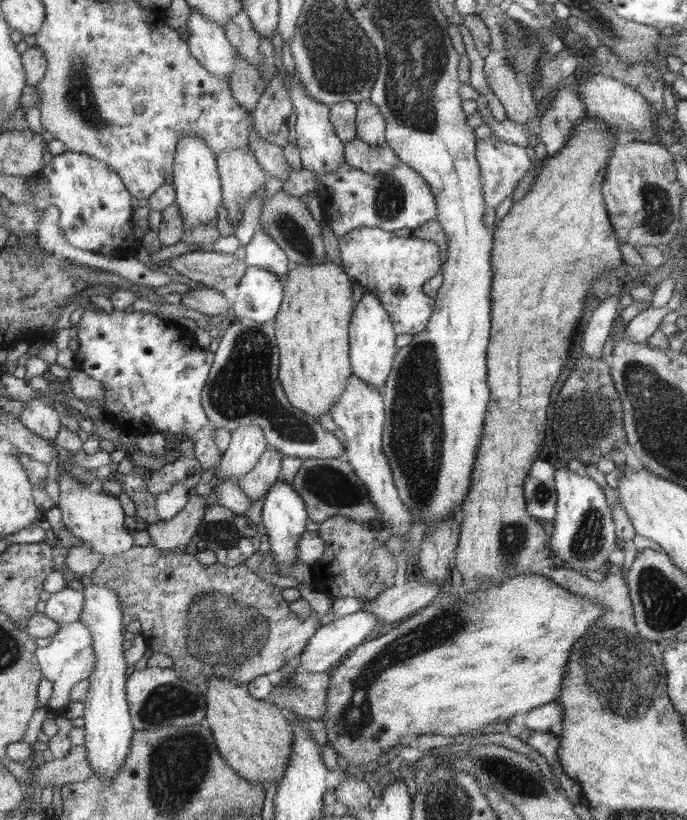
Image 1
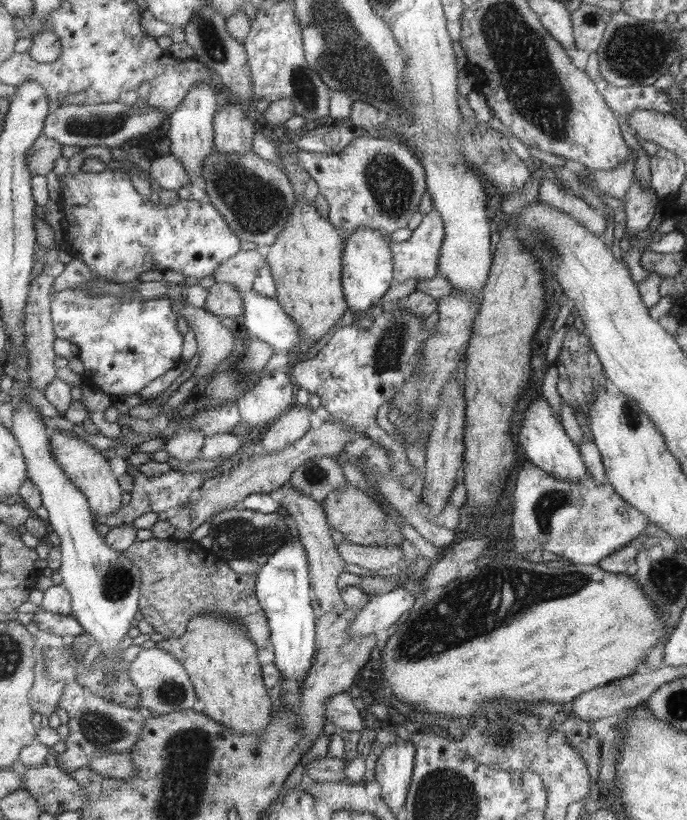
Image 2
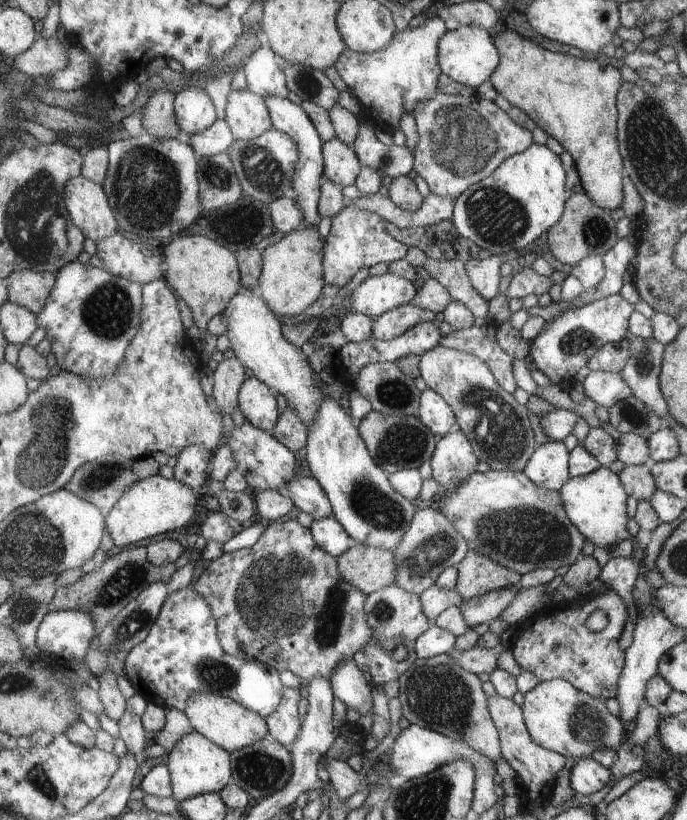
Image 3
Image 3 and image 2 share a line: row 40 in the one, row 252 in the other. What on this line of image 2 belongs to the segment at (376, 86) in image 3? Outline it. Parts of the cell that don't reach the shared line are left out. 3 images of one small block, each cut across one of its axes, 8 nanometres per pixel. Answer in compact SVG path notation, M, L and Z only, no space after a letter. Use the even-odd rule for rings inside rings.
M432 209L424 216L423 222L416 227L405 242L390 245L394 255L394 278L396 283L402 284L408 280L429 279L435 277L437 272L437 260L440 258L441 244L445 238L445 221L441 213Z

